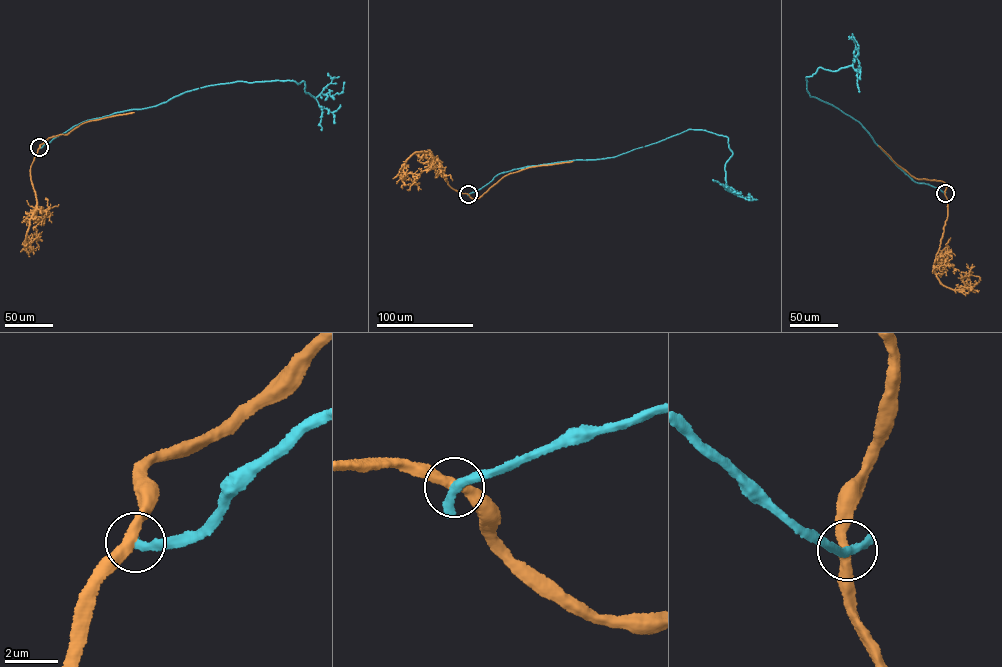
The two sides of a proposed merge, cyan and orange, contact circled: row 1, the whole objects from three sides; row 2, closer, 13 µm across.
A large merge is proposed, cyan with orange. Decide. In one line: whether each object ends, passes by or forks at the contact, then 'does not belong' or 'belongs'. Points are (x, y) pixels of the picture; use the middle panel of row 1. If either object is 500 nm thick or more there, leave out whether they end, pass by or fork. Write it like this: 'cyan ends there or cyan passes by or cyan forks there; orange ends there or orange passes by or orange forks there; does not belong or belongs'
cyan ends there; orange passes by; does not belong

